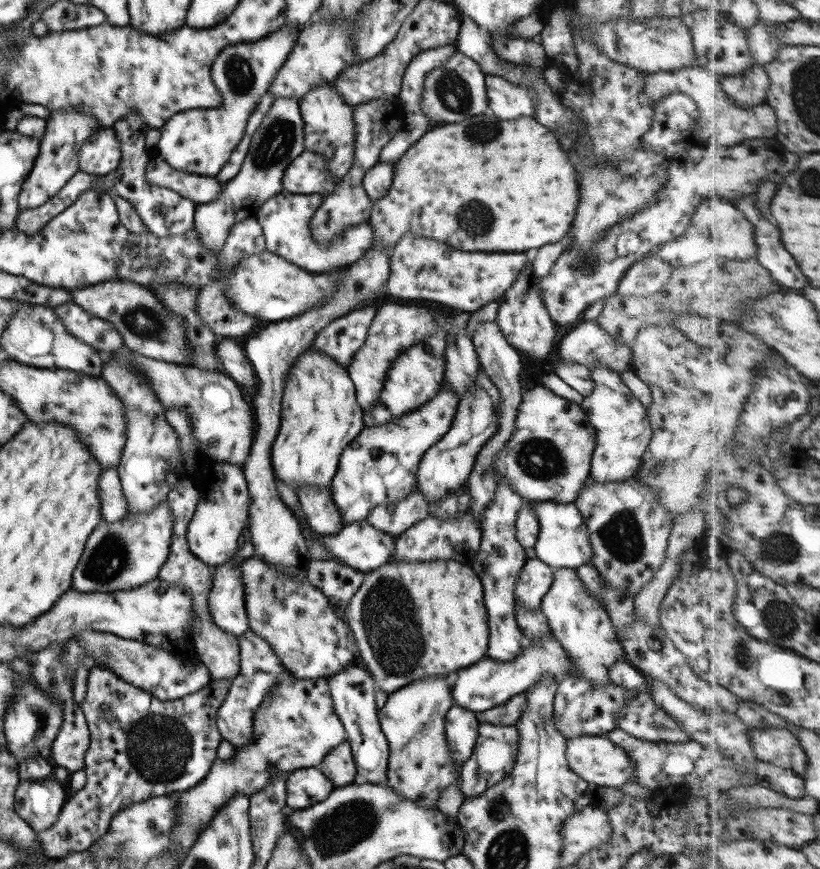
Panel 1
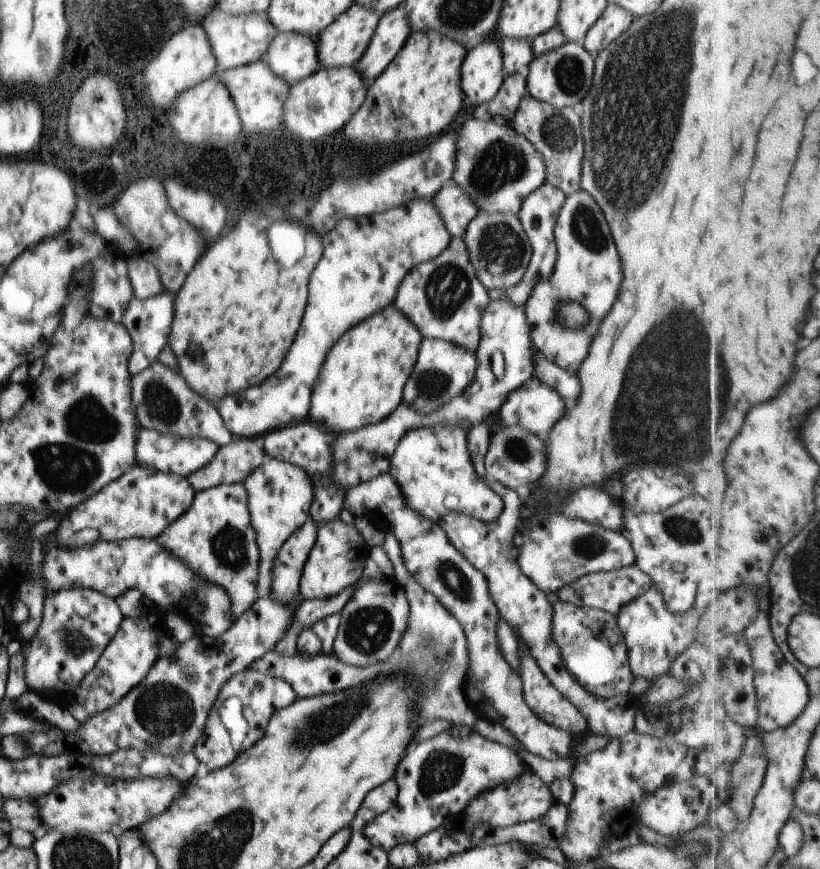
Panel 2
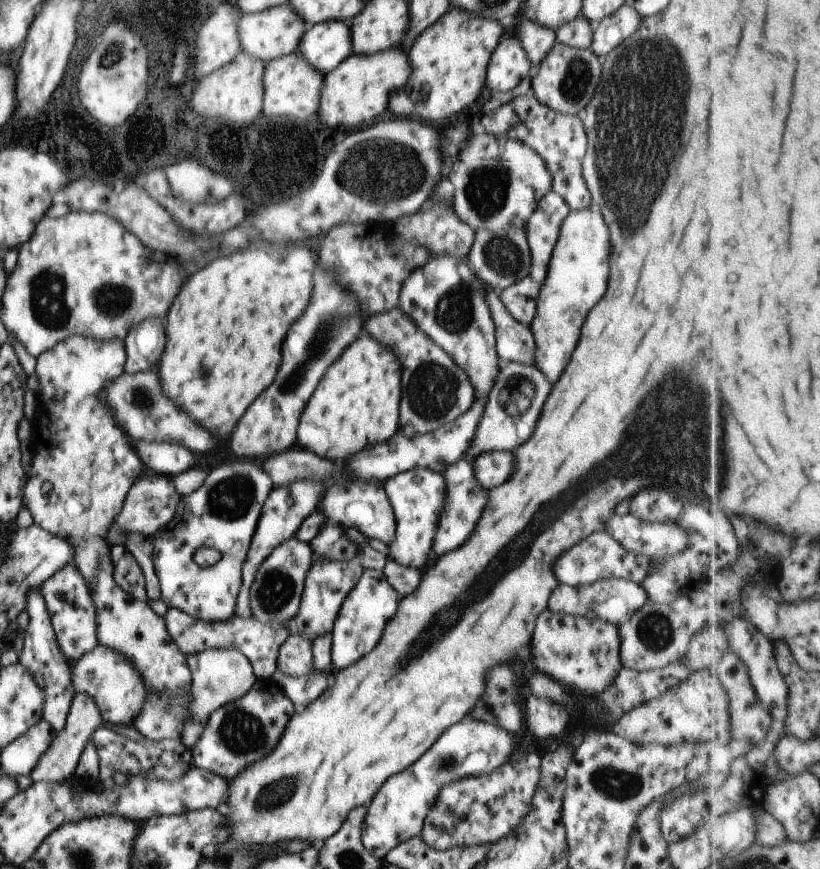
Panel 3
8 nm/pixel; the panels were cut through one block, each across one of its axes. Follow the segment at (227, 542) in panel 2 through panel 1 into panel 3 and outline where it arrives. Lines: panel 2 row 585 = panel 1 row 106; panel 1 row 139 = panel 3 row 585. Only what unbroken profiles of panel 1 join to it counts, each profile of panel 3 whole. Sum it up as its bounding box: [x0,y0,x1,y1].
[151,459,273,623]

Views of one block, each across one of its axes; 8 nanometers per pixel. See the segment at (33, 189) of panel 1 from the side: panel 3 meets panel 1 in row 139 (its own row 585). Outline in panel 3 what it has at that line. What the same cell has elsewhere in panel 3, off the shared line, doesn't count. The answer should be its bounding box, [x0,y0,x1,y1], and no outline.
[40,563,99,664]

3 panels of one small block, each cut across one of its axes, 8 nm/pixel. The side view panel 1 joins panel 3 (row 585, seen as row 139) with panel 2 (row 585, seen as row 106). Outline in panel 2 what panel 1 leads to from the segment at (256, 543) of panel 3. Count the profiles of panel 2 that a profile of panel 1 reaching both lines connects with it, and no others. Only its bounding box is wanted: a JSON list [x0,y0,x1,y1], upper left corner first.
[244,454,315,598]

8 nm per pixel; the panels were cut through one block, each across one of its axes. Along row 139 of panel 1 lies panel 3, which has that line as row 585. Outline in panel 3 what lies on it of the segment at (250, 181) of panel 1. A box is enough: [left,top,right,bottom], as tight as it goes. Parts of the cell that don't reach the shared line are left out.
[250,536,314,622]

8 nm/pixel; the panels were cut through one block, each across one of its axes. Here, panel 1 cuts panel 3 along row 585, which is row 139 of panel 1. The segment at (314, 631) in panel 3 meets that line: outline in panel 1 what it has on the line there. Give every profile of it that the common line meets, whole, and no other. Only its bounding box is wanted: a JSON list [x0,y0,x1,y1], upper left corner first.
[299,83,356,180]

